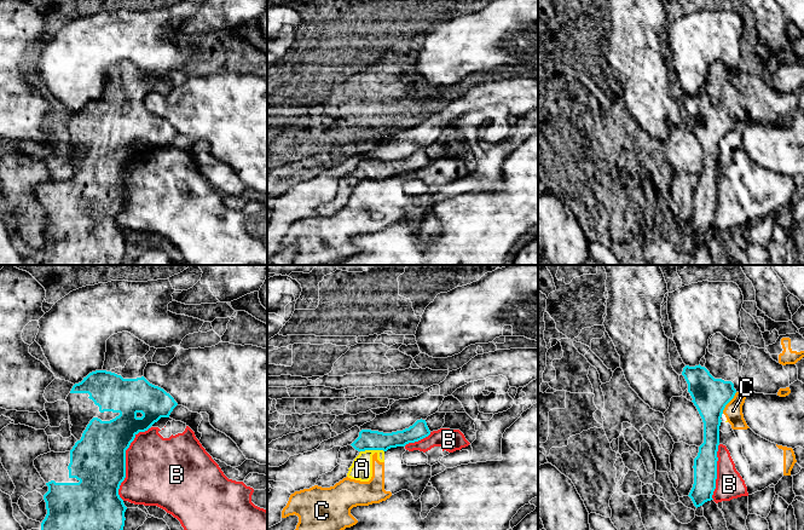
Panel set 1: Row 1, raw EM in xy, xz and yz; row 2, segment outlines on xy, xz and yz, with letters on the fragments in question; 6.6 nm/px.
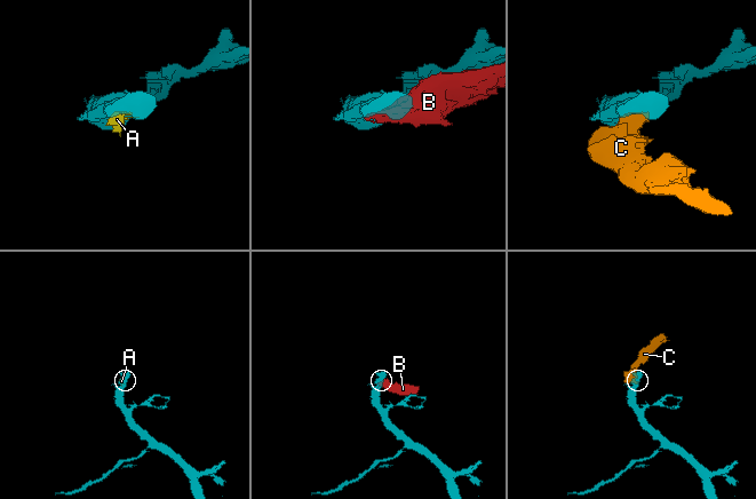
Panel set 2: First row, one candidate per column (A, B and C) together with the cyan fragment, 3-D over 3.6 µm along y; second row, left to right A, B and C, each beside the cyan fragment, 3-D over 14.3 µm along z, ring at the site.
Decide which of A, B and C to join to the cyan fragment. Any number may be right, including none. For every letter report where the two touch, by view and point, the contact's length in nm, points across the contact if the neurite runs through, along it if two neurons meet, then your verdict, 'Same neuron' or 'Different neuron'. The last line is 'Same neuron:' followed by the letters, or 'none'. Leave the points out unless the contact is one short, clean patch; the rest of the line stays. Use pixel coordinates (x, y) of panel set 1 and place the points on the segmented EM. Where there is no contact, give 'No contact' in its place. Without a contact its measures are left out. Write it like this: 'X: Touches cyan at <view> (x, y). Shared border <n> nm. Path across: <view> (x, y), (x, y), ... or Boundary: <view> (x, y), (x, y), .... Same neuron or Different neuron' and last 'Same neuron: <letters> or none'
A: Touches cyan at xz (371, 449). Shared border 160 nm. Boundary: xz (383, 450), (360, 451). Different neuron
B: Touches cyan at xy (125, 461). Shared border 500 nm. Different neuron
C: Touches cyan at yz (728, 402). Shared border 170 nm. Different neuron
Same neuron: none

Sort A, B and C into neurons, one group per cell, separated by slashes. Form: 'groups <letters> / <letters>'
groups A B C

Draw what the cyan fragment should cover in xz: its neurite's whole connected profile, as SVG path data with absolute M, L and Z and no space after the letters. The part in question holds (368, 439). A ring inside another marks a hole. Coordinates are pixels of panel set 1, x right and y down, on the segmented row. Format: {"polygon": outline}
{"polygon": "M417 420L412 426L403 431L383 433L371 430L361 430L359 437L351 444L358 451L383 450L405 447L418 442L430 434L426 420Z"}

